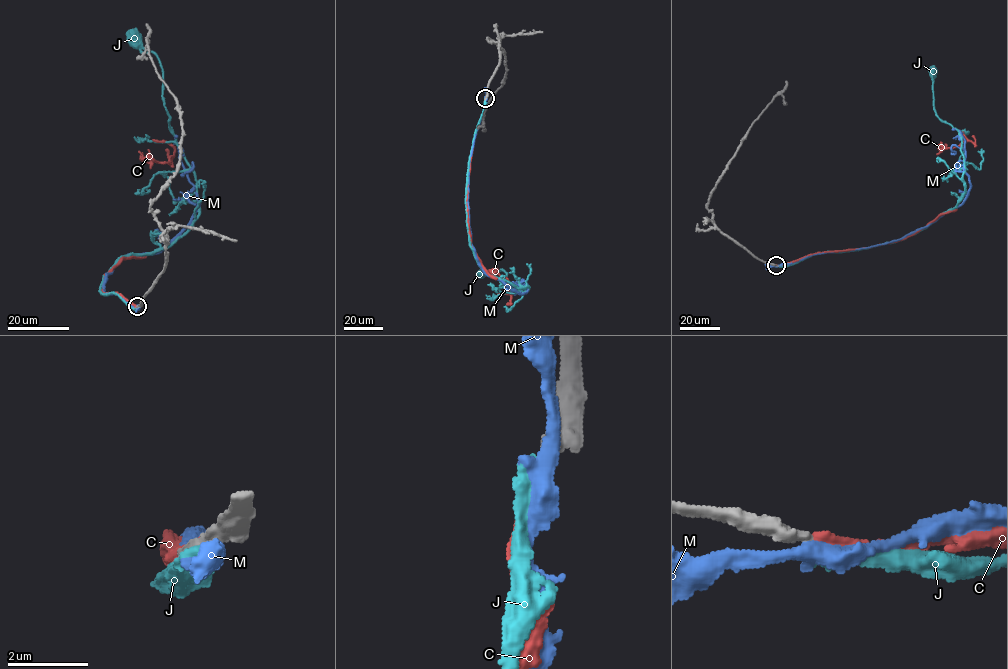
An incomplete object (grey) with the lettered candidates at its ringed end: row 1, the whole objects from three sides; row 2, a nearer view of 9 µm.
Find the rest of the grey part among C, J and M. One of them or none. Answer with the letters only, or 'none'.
C

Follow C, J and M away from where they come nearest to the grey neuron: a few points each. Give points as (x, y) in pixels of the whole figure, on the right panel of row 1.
C: (776, 265), (816, 253), (895, 242), (953, 210), (937, 154), (943, 148), (959, 146), (967, 140), (962, 132)
J: (776, 265), (905, 239), (960, 200), (965, 192), (961, 137), (936, 114), (934, 71)
M: (776, 265), (903, 238), (959, 206), (971, 184), (964, 165), (965, 139), (952, 129)

